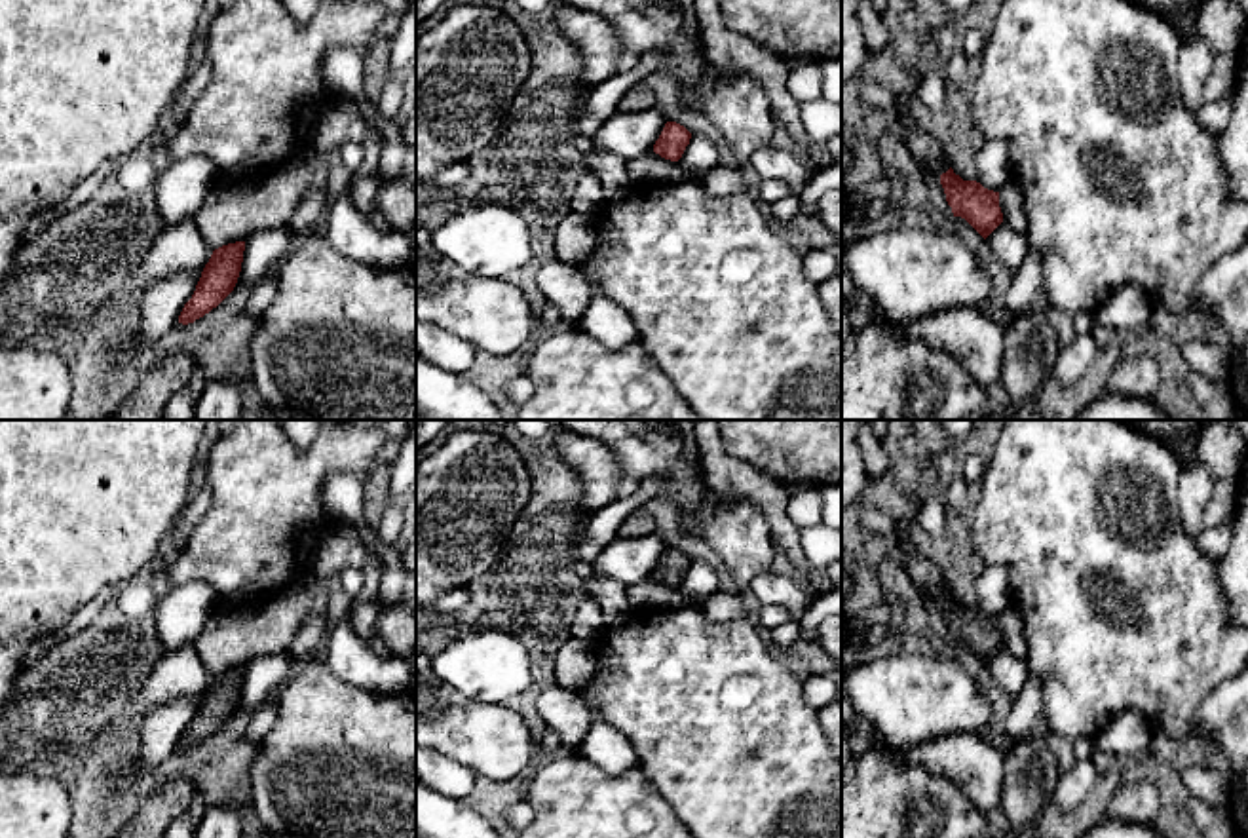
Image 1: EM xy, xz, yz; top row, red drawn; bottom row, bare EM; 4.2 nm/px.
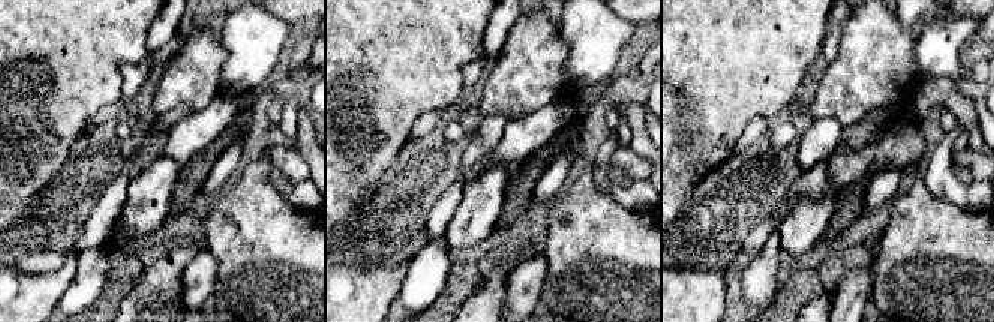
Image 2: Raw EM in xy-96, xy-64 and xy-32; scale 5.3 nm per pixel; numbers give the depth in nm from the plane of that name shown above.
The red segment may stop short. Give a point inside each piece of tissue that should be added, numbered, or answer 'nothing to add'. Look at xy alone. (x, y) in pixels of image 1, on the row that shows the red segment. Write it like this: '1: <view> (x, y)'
nothing to add

